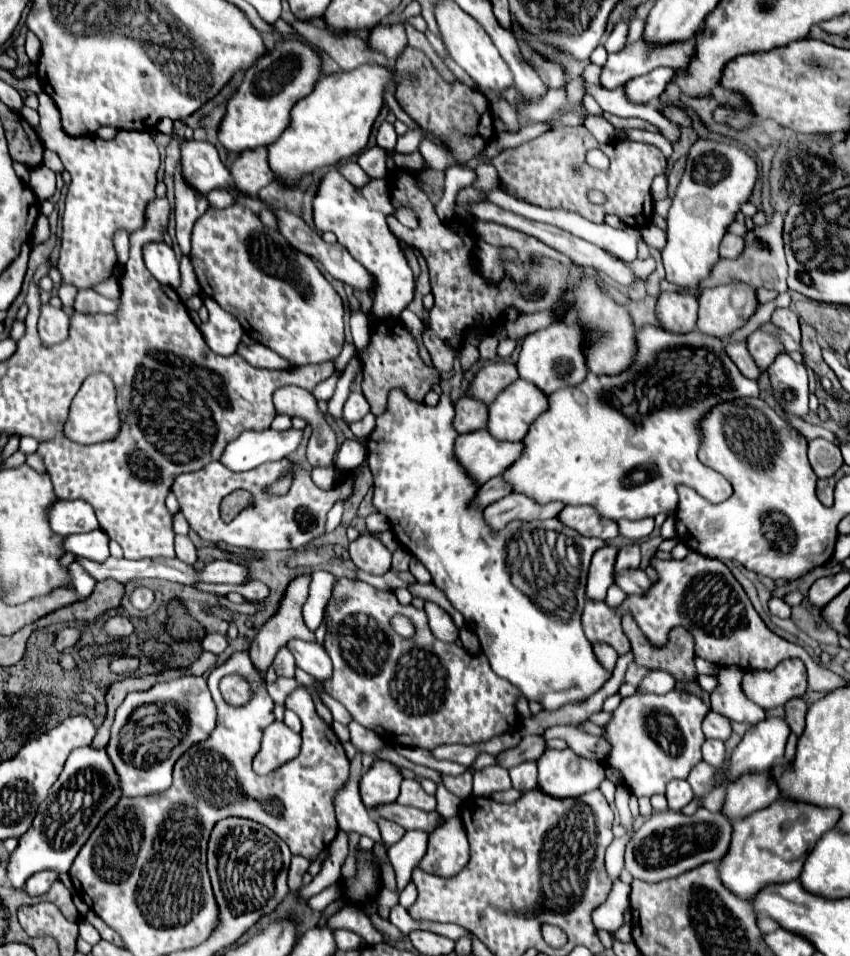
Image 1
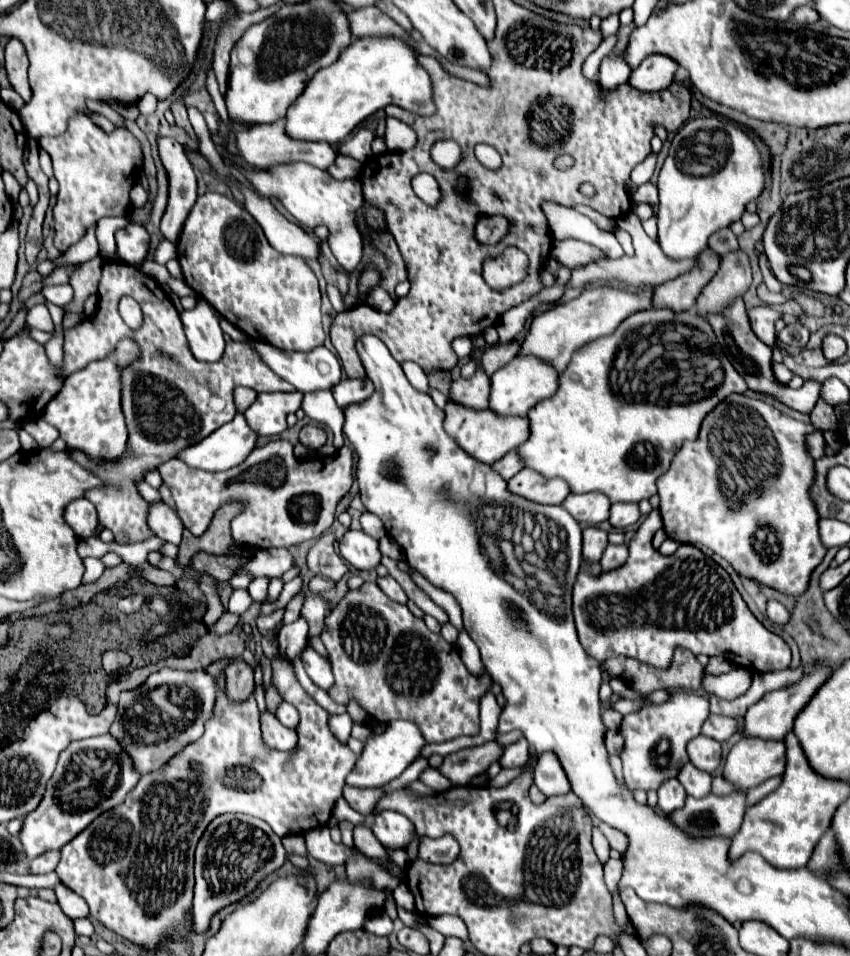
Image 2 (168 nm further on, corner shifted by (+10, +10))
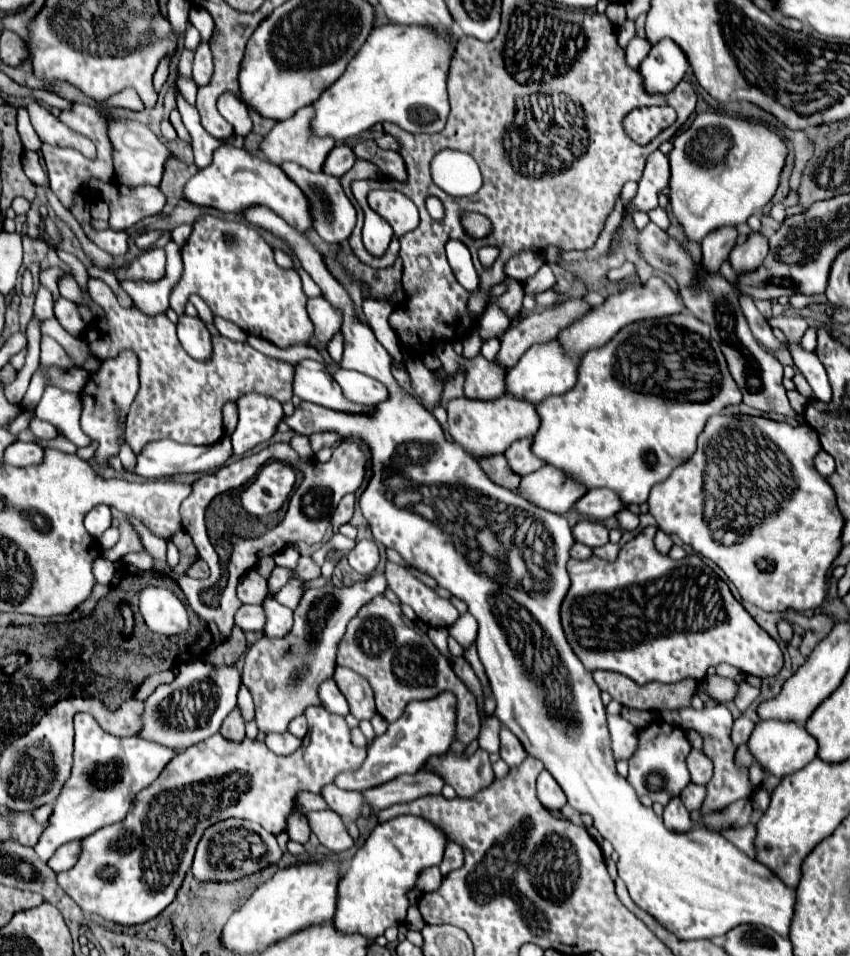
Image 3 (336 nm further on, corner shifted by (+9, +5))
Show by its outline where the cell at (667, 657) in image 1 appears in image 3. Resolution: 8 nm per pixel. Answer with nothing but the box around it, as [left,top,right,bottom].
[594,671,696,711]

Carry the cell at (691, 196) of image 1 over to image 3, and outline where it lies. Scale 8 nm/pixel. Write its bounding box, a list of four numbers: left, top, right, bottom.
[668,111,788,241]

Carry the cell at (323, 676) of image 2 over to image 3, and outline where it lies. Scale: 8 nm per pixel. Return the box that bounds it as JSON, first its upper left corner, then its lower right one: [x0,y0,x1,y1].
[320,679,350,717]

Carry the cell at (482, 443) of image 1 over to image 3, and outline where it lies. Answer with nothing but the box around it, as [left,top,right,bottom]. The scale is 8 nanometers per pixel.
[448,393,540,457]

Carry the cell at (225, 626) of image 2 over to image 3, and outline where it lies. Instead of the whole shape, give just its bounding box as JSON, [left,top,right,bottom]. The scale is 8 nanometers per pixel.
[236,605,266,631]

